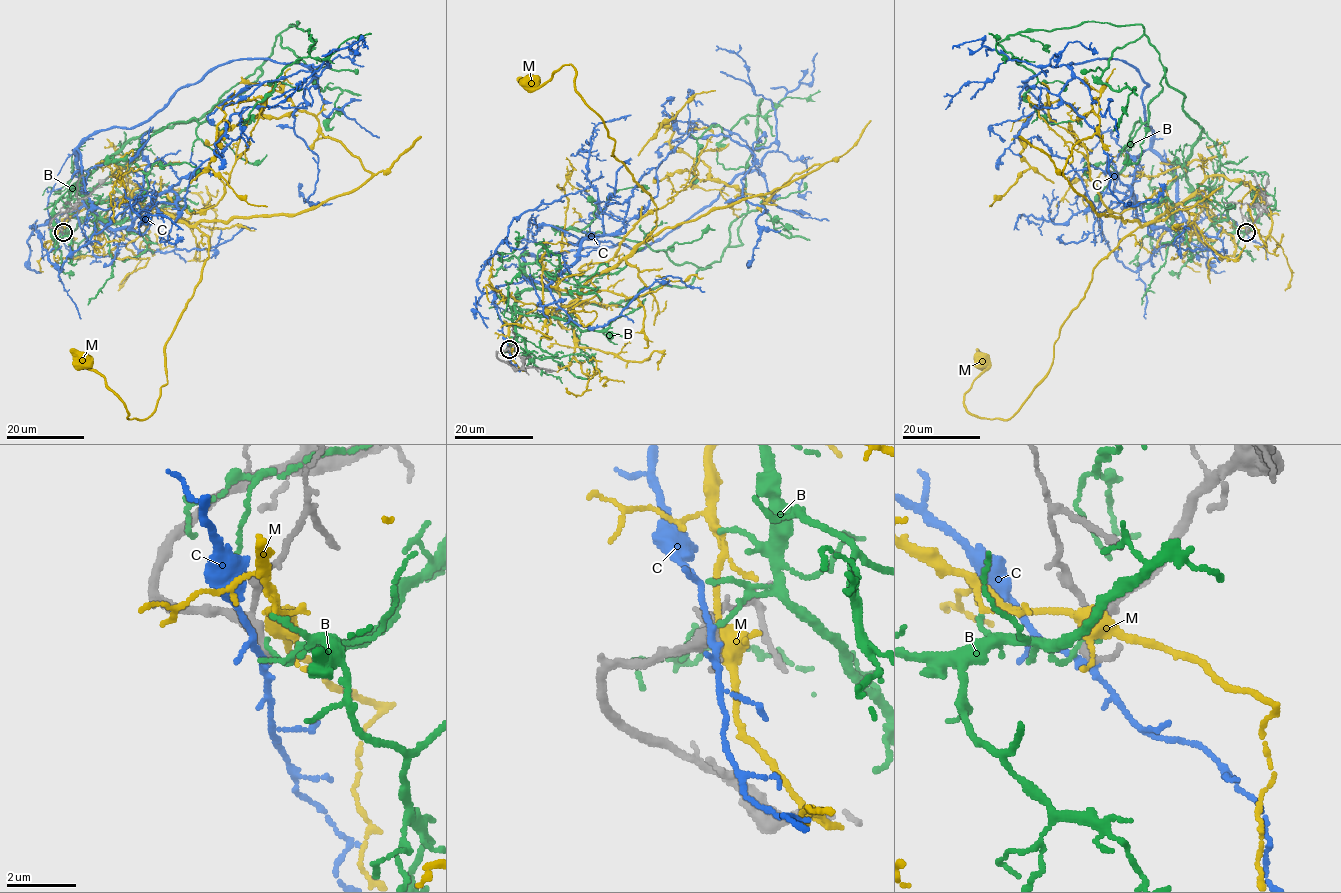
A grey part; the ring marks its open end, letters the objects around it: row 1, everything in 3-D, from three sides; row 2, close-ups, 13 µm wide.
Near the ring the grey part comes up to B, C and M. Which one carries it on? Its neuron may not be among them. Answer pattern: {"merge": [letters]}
{"merge": []}

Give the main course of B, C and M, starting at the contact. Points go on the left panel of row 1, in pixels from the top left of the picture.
B: (62, 231), (77, 183), (130, 140), (238, 96), (299, 23), (309, 55), (242, 126)
C: (62, 233), (89, 136), (240, 59), (314, 73), (292, 115), (311, 205), (299, 183)
M: (62, 229), (74, 213), (130, 193), (208, 238), (150, 415), (128, 418), (80, 360)

